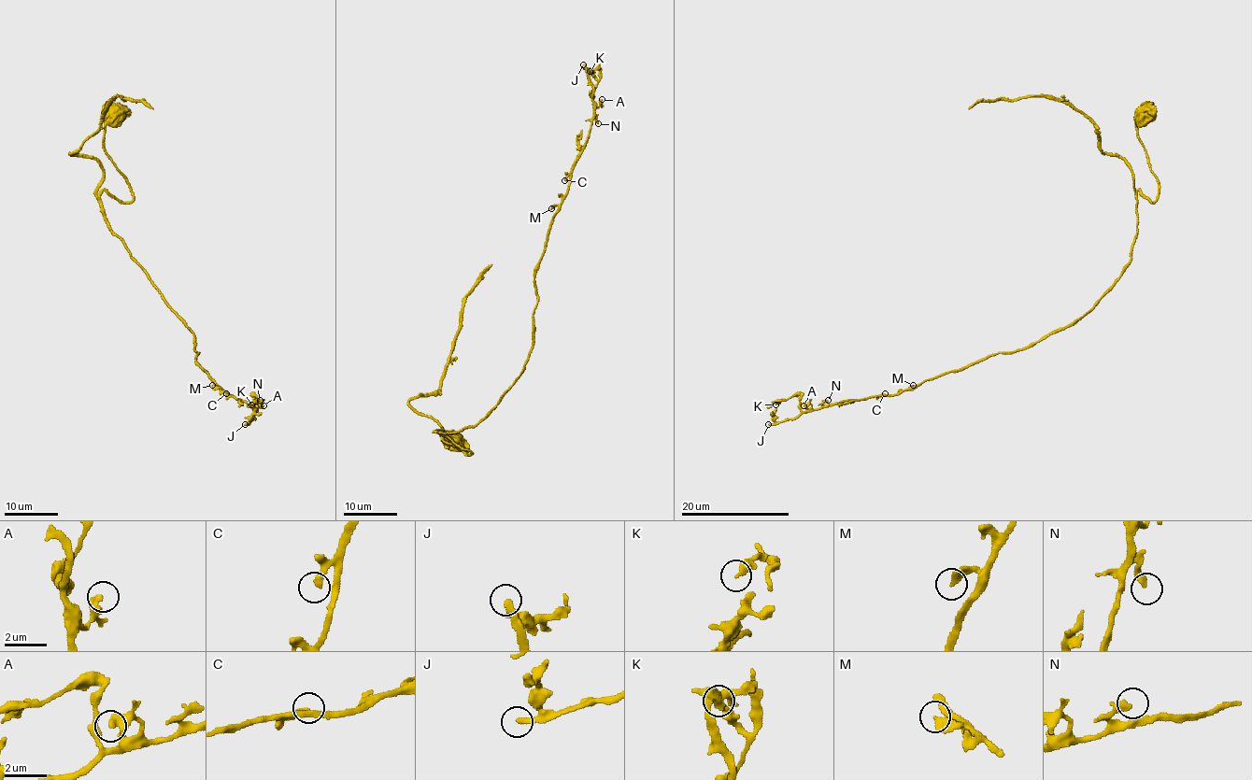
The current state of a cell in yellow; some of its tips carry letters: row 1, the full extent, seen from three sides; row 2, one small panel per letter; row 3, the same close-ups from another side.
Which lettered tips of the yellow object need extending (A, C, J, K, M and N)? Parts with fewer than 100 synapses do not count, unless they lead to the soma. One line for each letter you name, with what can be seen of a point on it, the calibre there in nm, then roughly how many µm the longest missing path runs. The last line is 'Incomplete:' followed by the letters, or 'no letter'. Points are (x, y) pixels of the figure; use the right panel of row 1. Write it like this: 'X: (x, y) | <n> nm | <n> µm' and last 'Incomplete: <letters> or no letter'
J: (768, 424) | 280 nm | 250 µm
Incomplete: J

